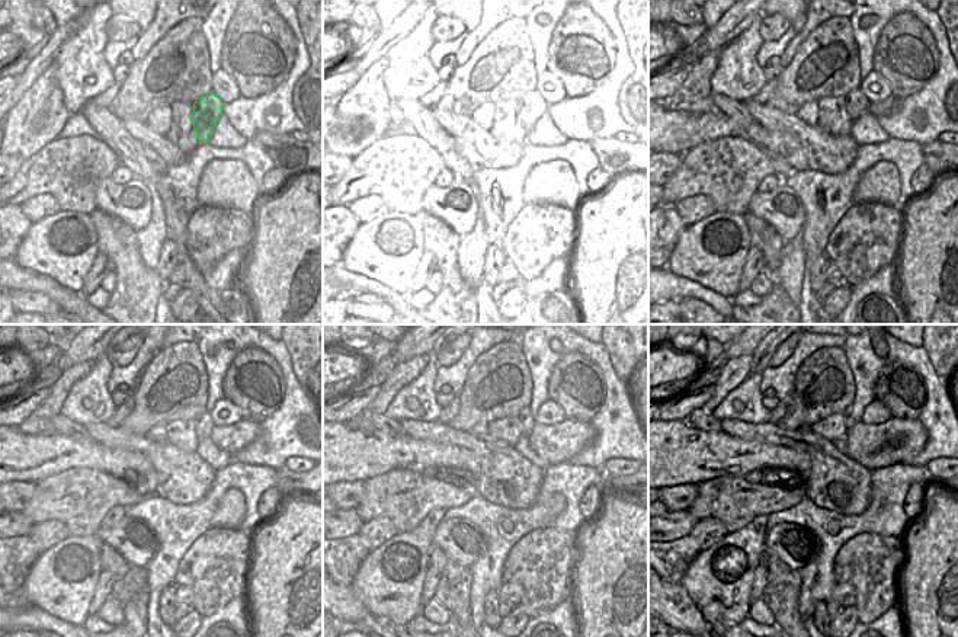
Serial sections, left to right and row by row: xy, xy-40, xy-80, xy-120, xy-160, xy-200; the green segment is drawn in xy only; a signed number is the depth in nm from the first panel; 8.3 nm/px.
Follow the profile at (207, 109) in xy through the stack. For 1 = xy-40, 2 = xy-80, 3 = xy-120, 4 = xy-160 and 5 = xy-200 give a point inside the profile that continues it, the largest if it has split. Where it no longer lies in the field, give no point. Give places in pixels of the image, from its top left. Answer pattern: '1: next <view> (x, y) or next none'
1: next xy-40 (532, 105)
2: next xy-80 (856, 103)
3: next xy-120 (204, 423)
4: next xy-160 (526, 421)
5: next xy-200 (851, 422)

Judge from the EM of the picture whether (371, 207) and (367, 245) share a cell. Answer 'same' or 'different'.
different

